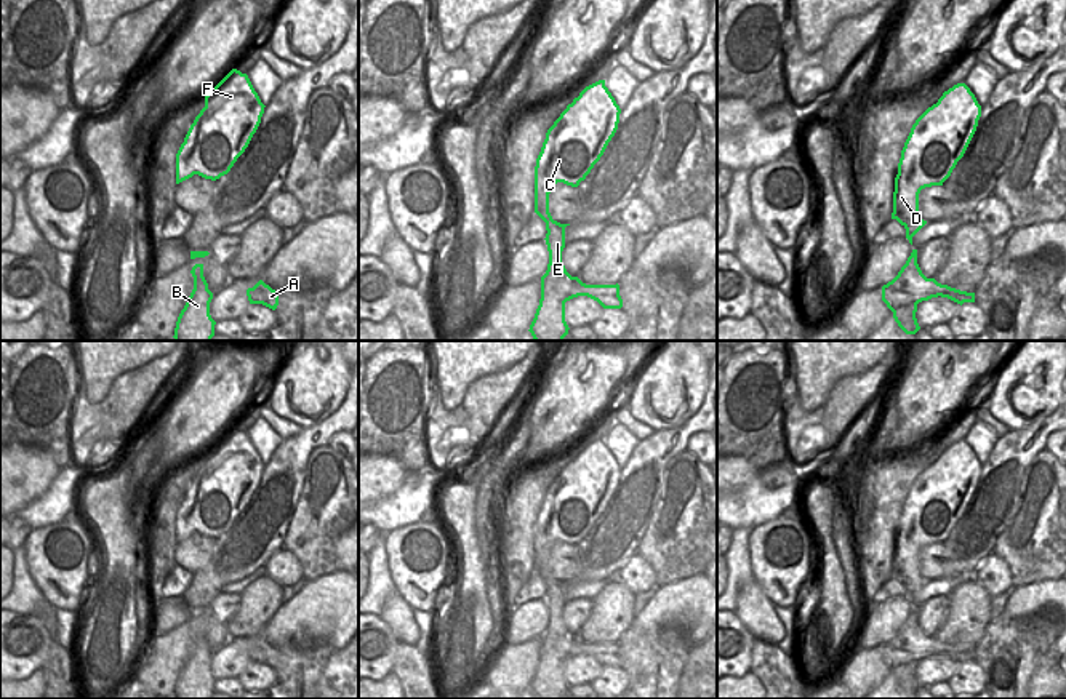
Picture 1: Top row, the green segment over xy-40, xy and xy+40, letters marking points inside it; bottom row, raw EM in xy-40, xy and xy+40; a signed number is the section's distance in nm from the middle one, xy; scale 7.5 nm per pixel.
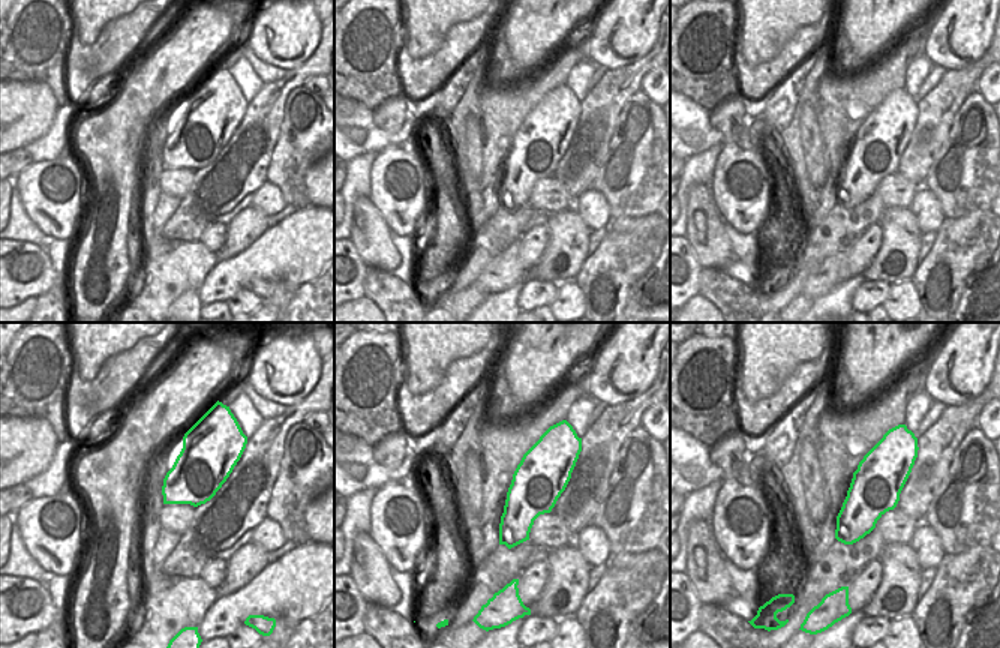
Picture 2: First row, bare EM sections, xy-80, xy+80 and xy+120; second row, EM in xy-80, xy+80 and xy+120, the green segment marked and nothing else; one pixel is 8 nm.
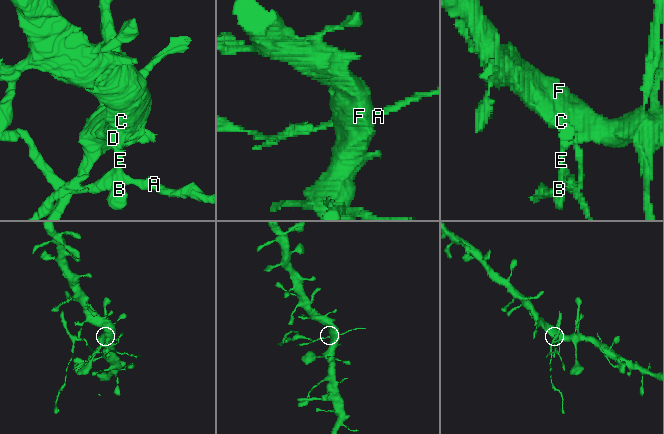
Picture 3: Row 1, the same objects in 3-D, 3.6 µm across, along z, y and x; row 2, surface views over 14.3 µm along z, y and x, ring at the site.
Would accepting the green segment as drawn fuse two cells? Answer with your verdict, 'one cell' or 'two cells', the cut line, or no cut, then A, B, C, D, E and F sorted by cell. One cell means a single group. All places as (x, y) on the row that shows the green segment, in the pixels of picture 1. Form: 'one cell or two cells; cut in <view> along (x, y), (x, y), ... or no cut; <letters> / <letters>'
two cells; cut in xy along (546, 224), (556, 224), (564, 229); A B E / C D F

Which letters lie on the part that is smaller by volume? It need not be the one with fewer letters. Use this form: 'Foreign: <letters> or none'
Foreign: A, B, E.

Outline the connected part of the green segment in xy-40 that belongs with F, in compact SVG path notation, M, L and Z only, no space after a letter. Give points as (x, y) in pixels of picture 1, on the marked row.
M232 69L205 96L205 107L195 117L176 154L176 184L194 174L211 181L227 174L256 133L264 107L248 75Z

